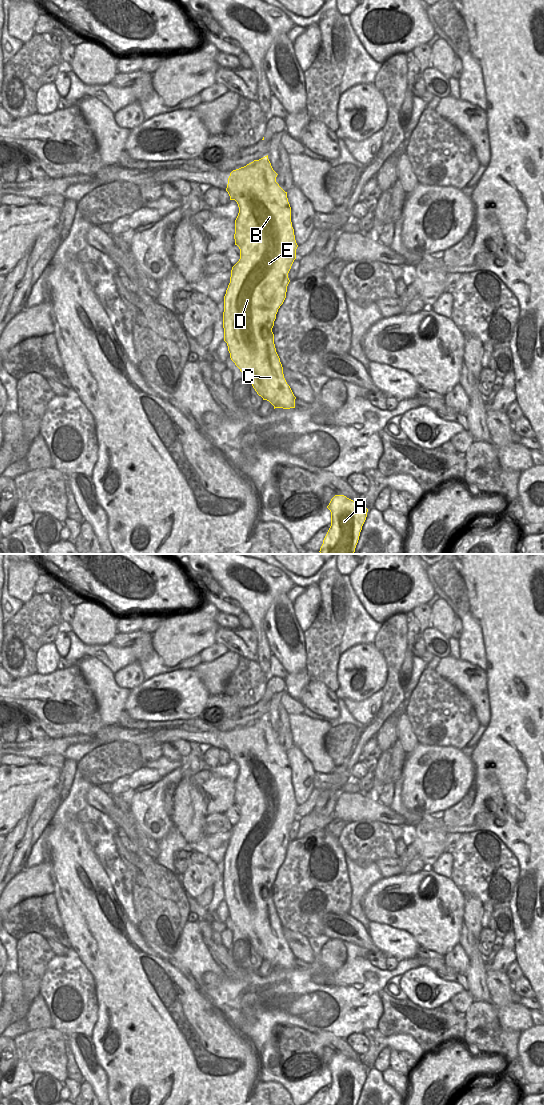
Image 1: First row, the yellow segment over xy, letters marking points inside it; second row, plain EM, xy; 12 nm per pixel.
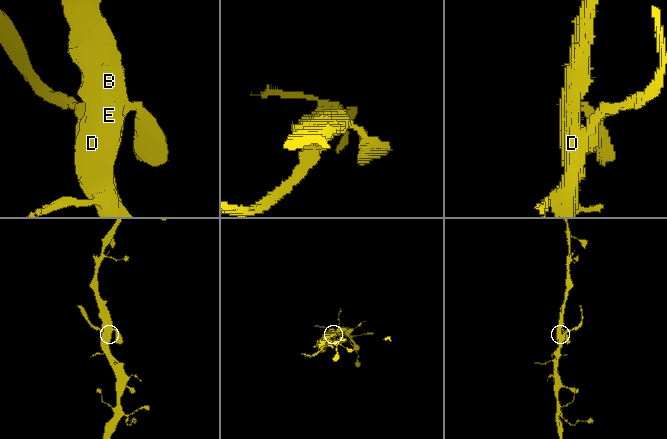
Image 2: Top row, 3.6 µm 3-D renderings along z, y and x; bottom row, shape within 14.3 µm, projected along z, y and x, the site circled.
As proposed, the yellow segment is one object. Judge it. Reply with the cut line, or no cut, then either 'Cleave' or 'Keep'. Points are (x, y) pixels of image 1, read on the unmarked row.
No split. Keep.

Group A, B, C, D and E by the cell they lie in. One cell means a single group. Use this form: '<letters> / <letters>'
A B C D E

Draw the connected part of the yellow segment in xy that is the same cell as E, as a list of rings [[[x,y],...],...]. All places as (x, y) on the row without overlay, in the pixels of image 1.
[[[267,715],[259,720],[254,720],[253,722],[247,724],[244,727],[233,730],[228,738],[226,751],[230,756],[230,760],[235,760],[239,767],[239,773],[235,780],[234,799],[235,799],[235,805],[237,805],[240,809],[240,819],[232,827],[230,843],[226,850],[226,854],[224,856],[223,888],[224,888],[224,901],[227,903],[231,920],[235,923],[235,925],[240,929],[240,931],[244,935],[250,938],[252,942],[252,946],[257,952],[257,954],[261,956],[263,960],[269,961],[274,966],[274,969],[275,968],[290,969],[290,968],[295,968],[296,957],[294,956],[290,946],[287,944],[284,938],[283,927],[280,922],[280,918],[276,912],[276,908],[274,904],[274,894],[272,892],[272,888],[274,886],[274,881],[276,879],[276,874],[278,872],[278,869],[283,864],[286,858],[287,846],[290,842],[288,838],[288,833],[291,829],[294,820],[296,819],[296,809],[298,805],[296,803],[294,789],[292,787],[291,767],[288,762],[287,752],[285,752],[276,742],[277,735],[278,734],[273,730]]]

